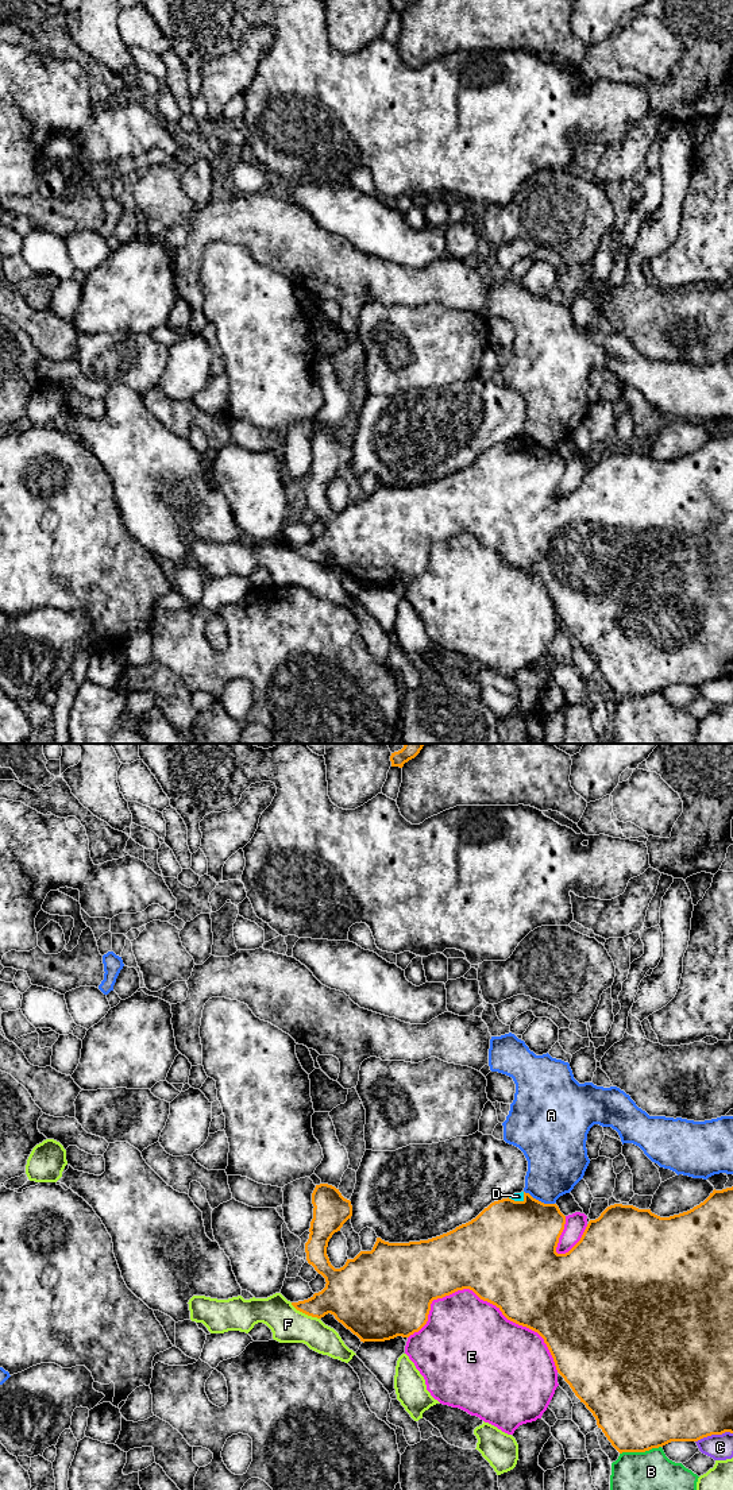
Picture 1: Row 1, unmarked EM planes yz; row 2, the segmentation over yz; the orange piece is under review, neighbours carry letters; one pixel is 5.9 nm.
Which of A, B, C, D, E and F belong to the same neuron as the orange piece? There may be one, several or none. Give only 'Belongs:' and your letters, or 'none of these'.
Belongs: D

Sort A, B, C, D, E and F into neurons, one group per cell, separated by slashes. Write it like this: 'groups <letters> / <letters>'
groups A / B / C / D / E / F

